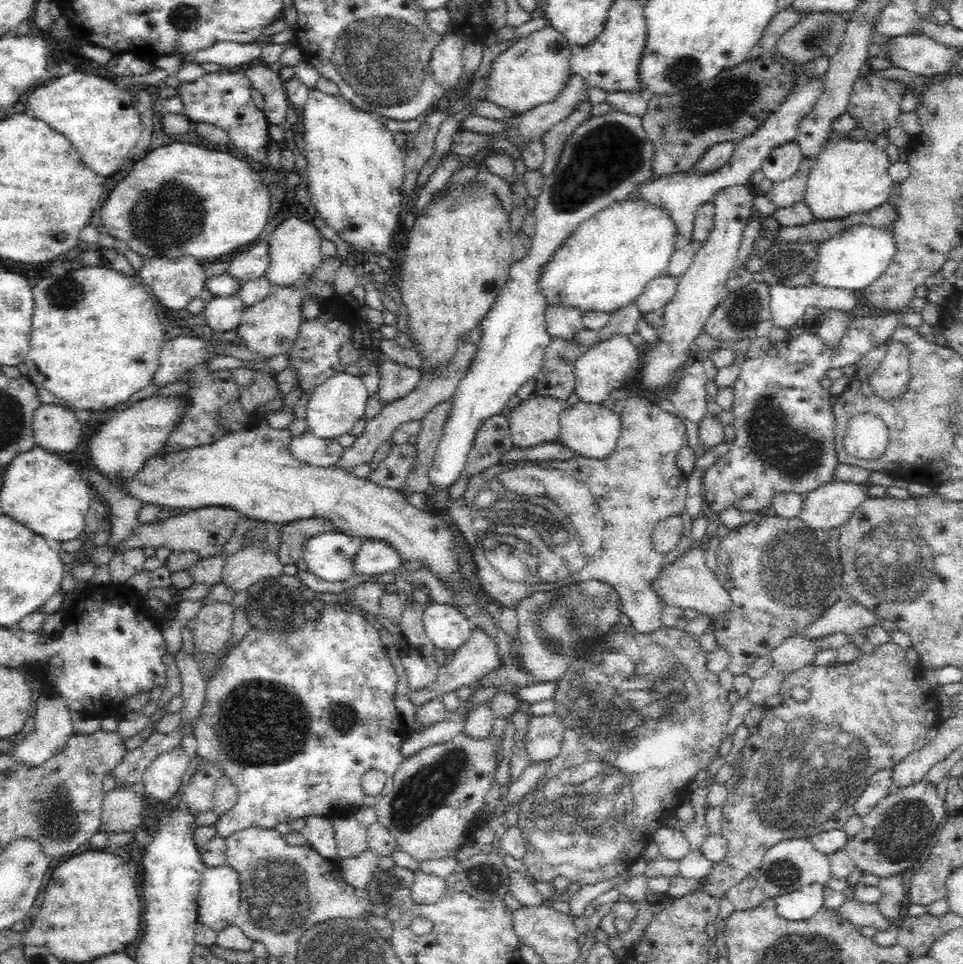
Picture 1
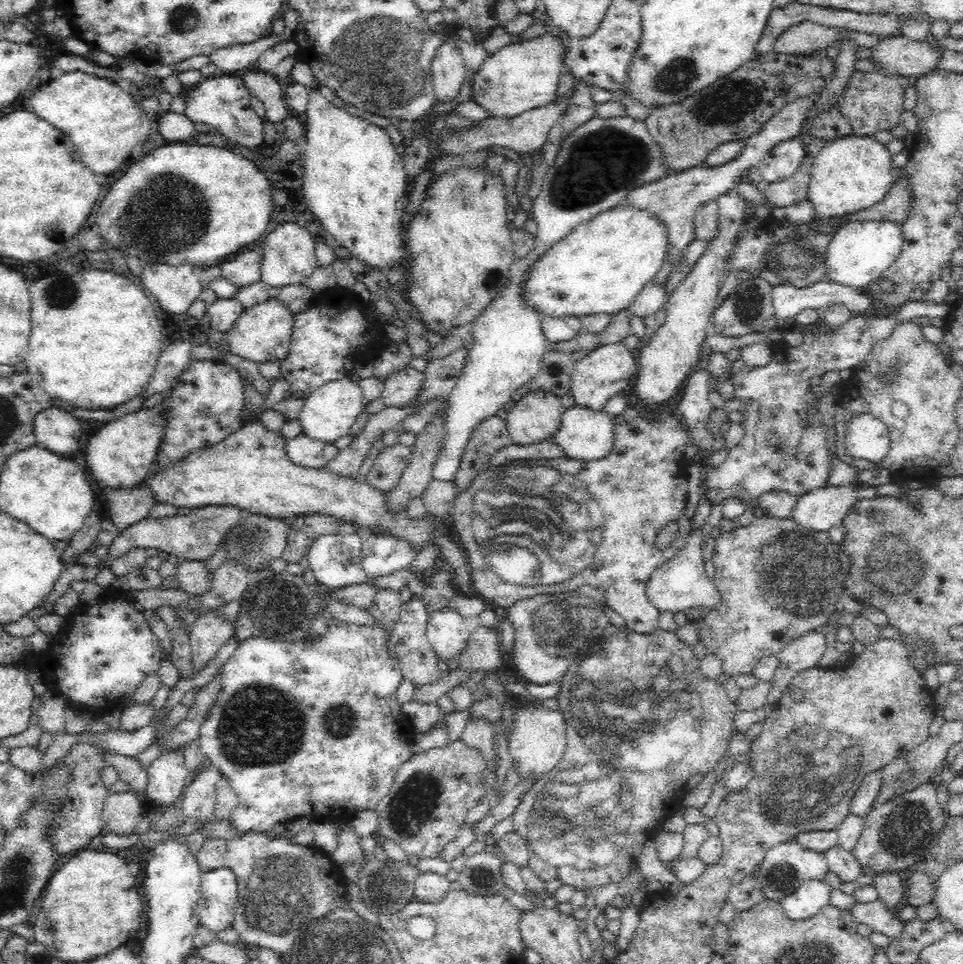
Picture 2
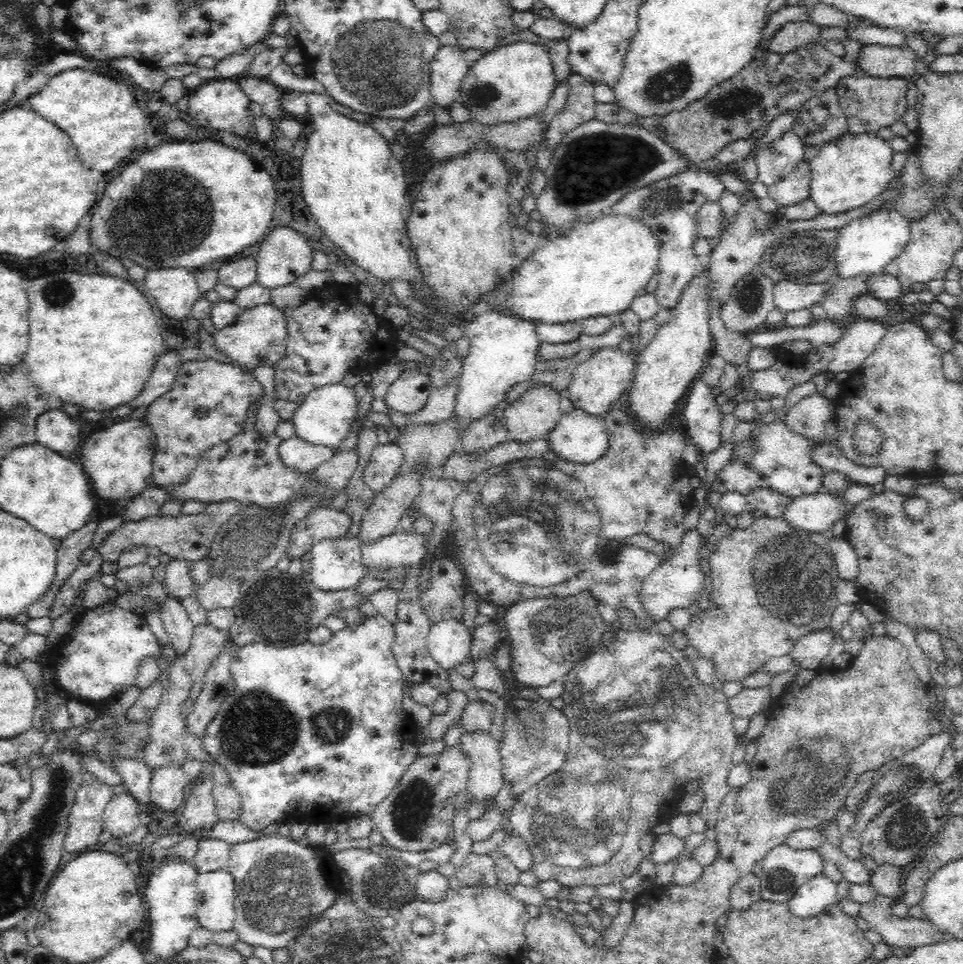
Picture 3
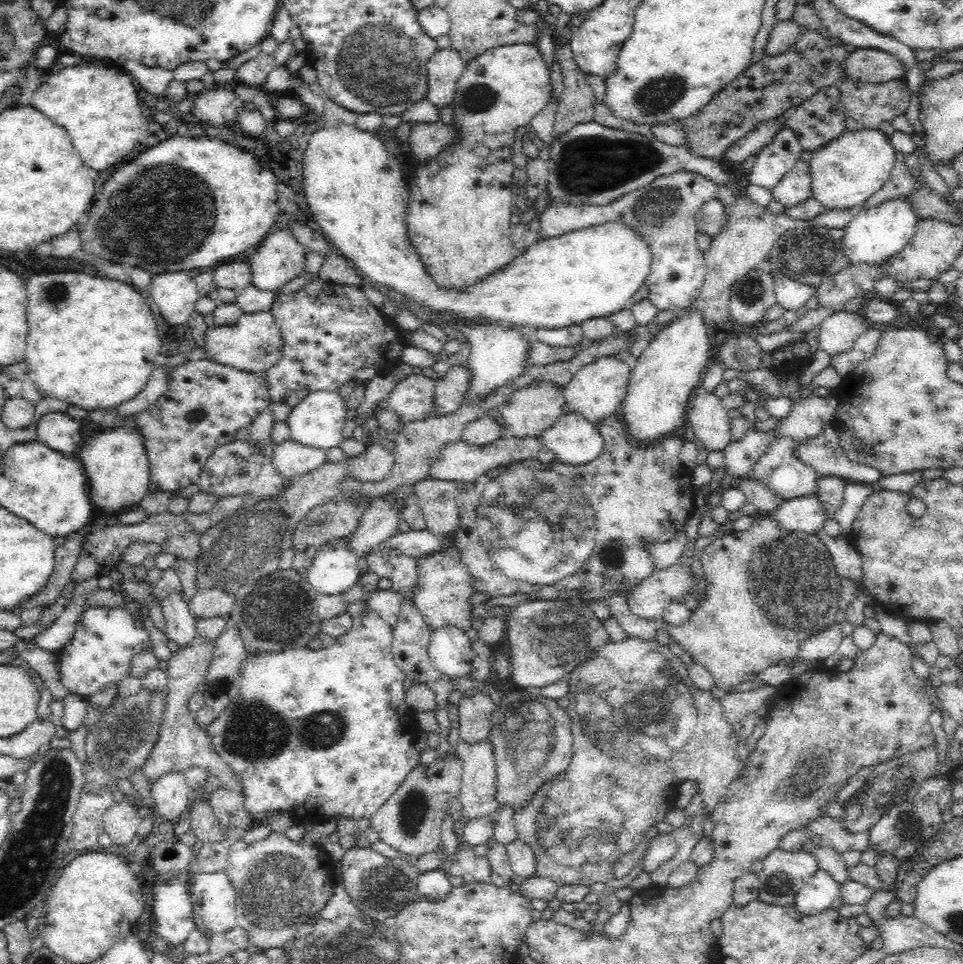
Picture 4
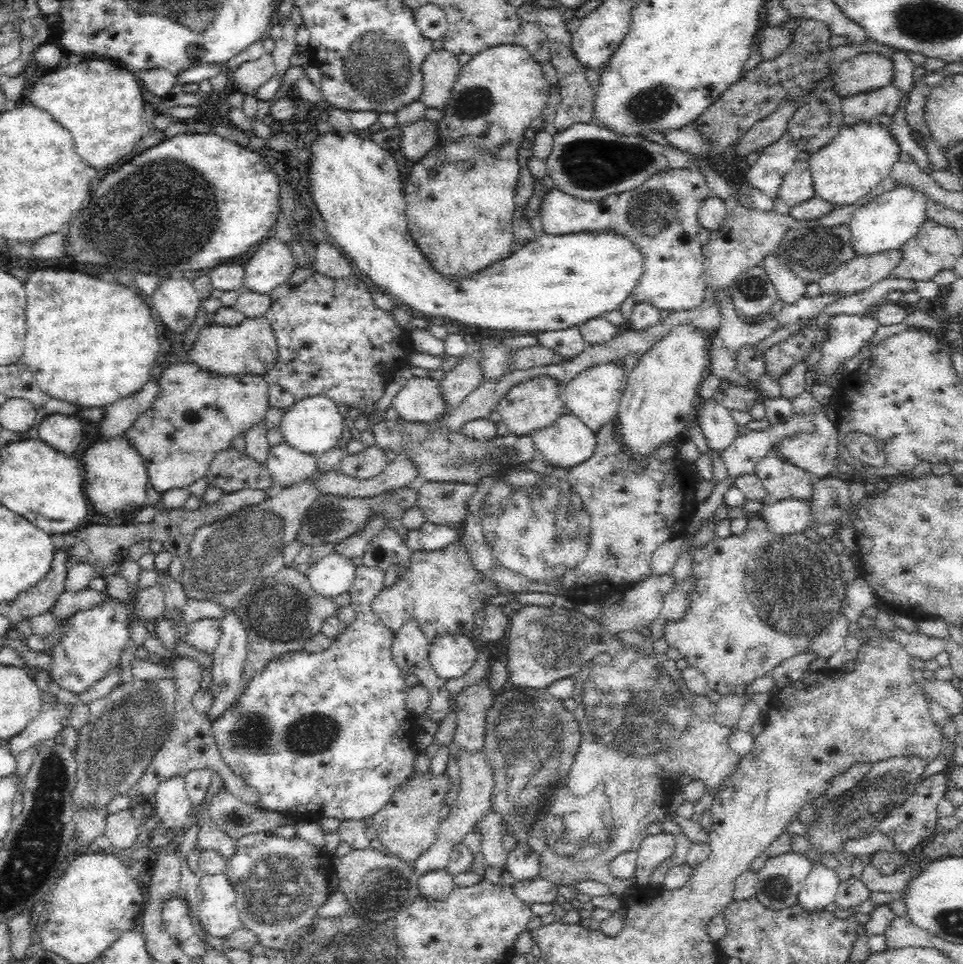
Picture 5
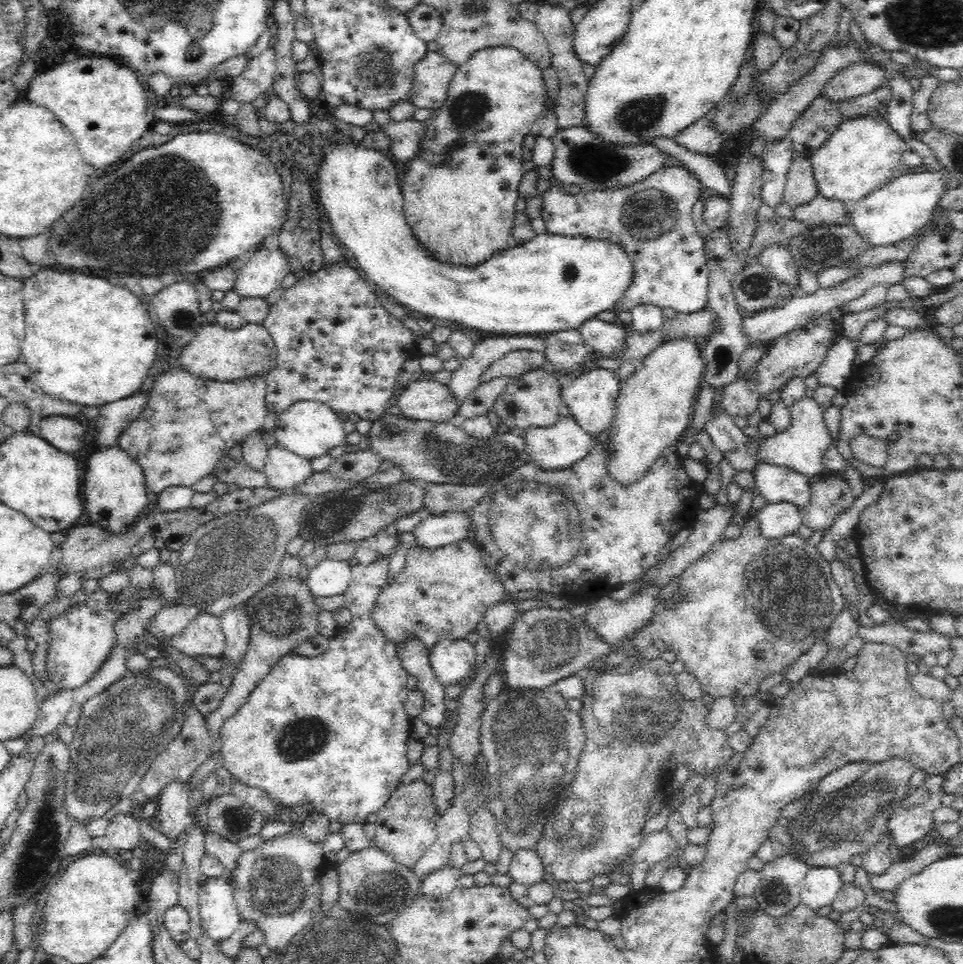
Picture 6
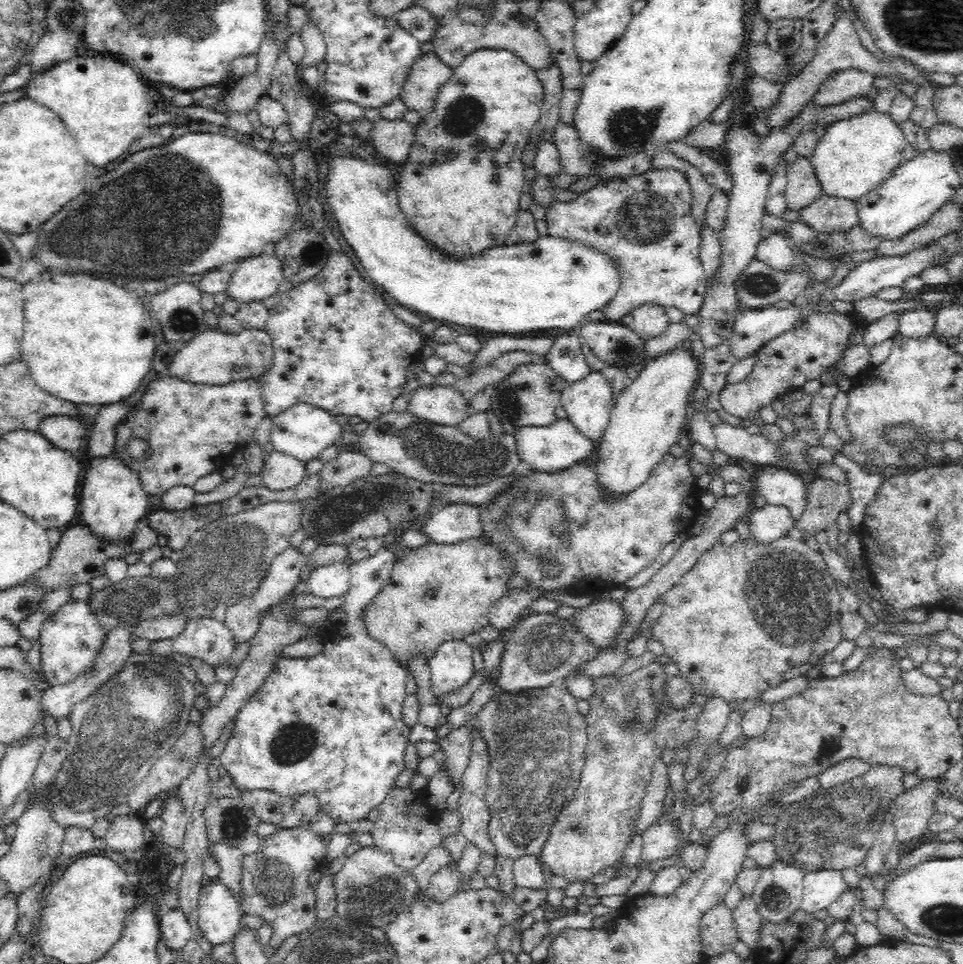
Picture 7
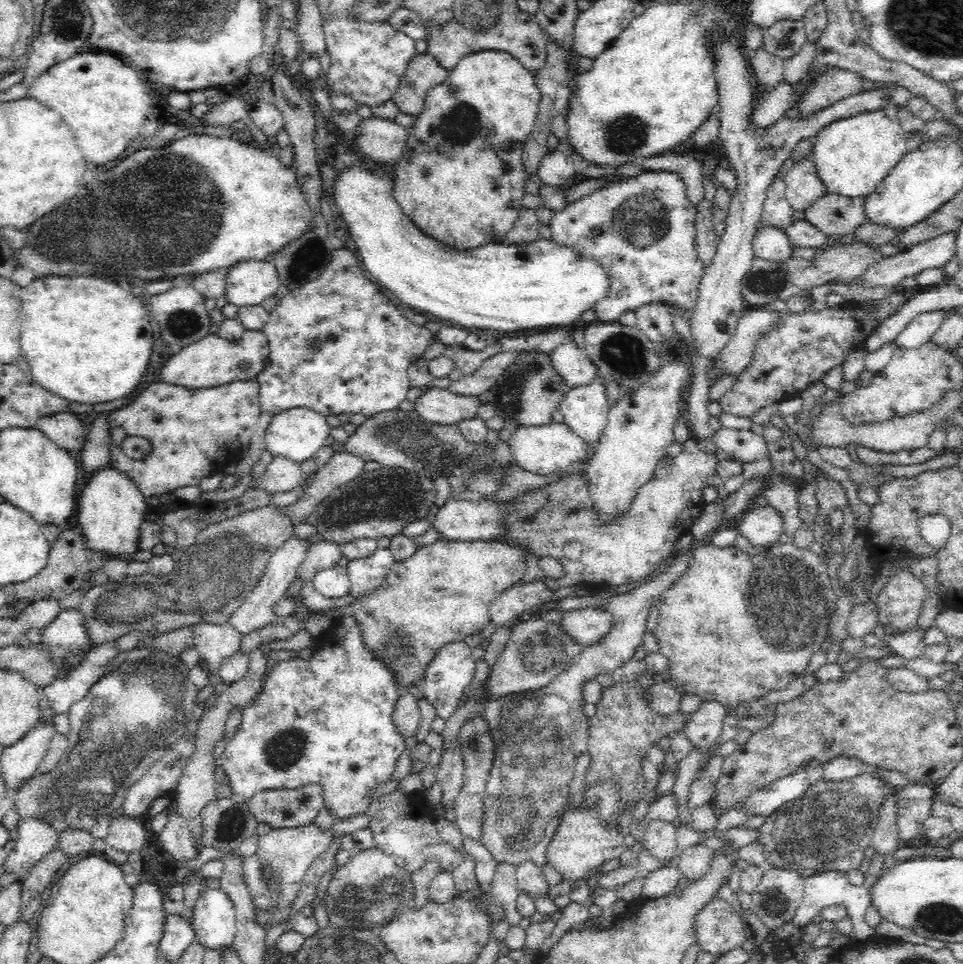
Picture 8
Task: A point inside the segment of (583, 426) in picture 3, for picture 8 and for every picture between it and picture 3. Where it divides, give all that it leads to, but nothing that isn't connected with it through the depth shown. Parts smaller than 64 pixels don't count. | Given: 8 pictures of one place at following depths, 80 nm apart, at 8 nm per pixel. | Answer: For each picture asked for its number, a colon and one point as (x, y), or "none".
4: (574, 440)
5: (568, 442)
6: (557, 447)
7: (553, 448)
8: (549, 449)

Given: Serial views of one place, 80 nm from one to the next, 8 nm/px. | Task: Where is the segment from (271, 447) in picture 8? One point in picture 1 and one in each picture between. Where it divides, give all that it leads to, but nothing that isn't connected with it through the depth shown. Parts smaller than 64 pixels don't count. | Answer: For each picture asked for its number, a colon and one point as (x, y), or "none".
1: (334, 407)
2: (327, 415)
3: (324, 417)
4: (317, 421)
5: (314, 425)
6: (311, 429)
7: (304, 430)

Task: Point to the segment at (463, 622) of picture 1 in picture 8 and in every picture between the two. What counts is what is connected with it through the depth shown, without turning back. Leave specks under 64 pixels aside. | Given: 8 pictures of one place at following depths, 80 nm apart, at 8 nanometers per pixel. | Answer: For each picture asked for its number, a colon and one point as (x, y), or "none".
2: (446, 631)
3: (449, 640)
4: (450, 649)
5: (452, 655)
6: (451, 660)
7: (452, 664)
8: (453, 667)

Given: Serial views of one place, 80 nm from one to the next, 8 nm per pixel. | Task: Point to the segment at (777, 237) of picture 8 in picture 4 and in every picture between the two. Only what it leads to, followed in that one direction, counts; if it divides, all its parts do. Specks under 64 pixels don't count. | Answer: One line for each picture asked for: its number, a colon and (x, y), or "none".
4: (792, 295)
5: (789, 288)
6: (776, 260)
7: (775, 251)

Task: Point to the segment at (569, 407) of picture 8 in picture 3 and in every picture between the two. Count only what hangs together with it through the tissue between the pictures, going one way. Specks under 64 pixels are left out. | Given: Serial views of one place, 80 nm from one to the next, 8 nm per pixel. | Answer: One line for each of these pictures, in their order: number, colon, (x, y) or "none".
3: (606, 376)
4: (597, 390)
5: (594, 395)
6: (591, 397)
7: (589, 402)

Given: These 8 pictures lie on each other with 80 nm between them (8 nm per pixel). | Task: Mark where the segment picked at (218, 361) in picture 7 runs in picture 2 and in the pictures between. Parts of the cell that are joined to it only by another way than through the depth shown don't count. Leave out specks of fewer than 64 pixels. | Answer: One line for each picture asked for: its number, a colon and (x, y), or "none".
2: (263, 332)
3: (258, 337)
4: (254, 344)
5: (250, 347)
6: (218, 353)

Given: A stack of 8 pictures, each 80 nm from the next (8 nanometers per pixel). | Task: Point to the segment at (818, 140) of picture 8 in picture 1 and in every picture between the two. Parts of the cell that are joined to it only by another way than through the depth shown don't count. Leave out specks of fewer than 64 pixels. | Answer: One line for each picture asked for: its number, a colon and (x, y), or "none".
1: (848, 177)
2: (849, 174)
3: (851, 171)
4: (847, 171)
5: (855, 162)
6: (859, 156)
7: (854, 156)

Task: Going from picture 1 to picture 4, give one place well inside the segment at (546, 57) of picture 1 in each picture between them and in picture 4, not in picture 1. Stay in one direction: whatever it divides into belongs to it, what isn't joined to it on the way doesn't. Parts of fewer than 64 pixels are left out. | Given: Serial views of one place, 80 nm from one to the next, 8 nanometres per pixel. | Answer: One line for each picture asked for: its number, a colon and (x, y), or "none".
2: (521, 76)
3: (511, 82)
4: (459, 204)

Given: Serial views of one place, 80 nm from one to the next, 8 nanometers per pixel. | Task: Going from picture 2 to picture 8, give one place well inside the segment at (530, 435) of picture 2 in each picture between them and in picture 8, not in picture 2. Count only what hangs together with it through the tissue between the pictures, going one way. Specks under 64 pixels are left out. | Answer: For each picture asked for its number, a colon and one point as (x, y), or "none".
3: (535, 414)
4: (529, 412)
5: (530, 406)
6: (532, 401)
7: (529, 397)
8: (529, 392)

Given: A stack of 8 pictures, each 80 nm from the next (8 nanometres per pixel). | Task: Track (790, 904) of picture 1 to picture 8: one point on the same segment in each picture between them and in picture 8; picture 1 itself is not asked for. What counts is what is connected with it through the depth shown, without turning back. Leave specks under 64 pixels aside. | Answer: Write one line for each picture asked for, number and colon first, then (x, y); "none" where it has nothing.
2: (806, 901)
3: (814, 896)
4: (817, 894)
5: (821, 886)
6: (821, 886)
7: (822, 888)
8: (828, 888)

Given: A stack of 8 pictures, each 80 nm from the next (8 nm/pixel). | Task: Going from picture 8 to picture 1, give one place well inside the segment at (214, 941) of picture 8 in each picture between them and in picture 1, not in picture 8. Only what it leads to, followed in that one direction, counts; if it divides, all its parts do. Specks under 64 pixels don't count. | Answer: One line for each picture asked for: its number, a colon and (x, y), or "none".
1: (219, 897)
2: (219, 891)
3: (217, 890)
4: (217, 897)
5: (218, 915)
6: (220, 918)
7: (219, 913)

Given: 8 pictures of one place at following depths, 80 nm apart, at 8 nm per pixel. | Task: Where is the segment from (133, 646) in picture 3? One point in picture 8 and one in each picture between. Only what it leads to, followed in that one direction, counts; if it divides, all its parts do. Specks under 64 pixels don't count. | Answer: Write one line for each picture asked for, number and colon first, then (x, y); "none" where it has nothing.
4: (106, 639)
5: (96, 639)
6: (81, 641)
7: (71, 640)
8: (67, 642)

